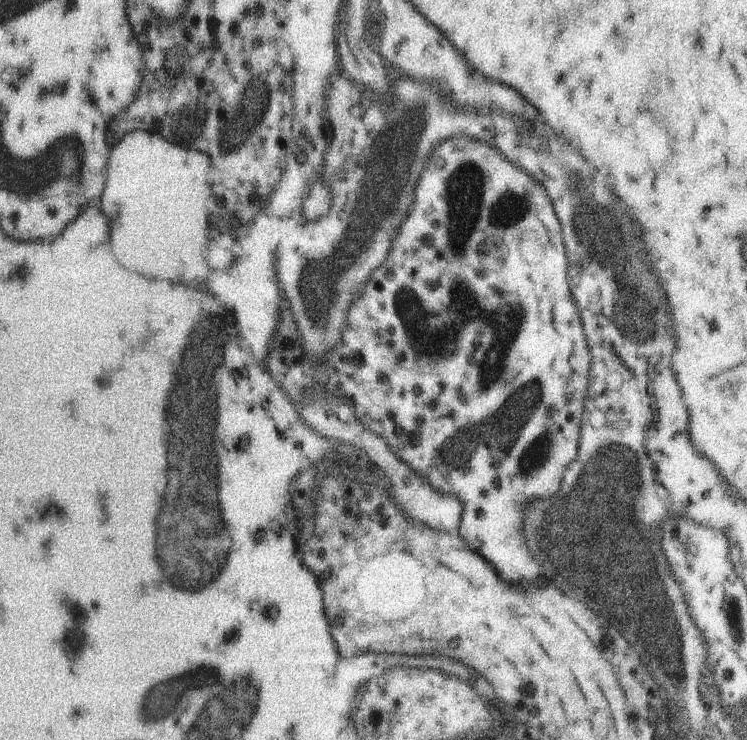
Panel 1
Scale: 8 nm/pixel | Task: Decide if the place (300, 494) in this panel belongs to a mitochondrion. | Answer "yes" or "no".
no

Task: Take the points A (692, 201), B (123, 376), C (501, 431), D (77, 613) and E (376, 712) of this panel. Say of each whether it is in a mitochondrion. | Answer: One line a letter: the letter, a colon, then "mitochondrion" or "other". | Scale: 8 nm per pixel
A: other
B: other
C: mitochondrion
D: other
E: mitochondrion

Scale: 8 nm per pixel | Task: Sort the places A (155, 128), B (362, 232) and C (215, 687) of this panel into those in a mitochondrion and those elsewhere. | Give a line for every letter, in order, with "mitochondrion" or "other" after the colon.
A: other
B: mitochondrion
C: mitochondrion

